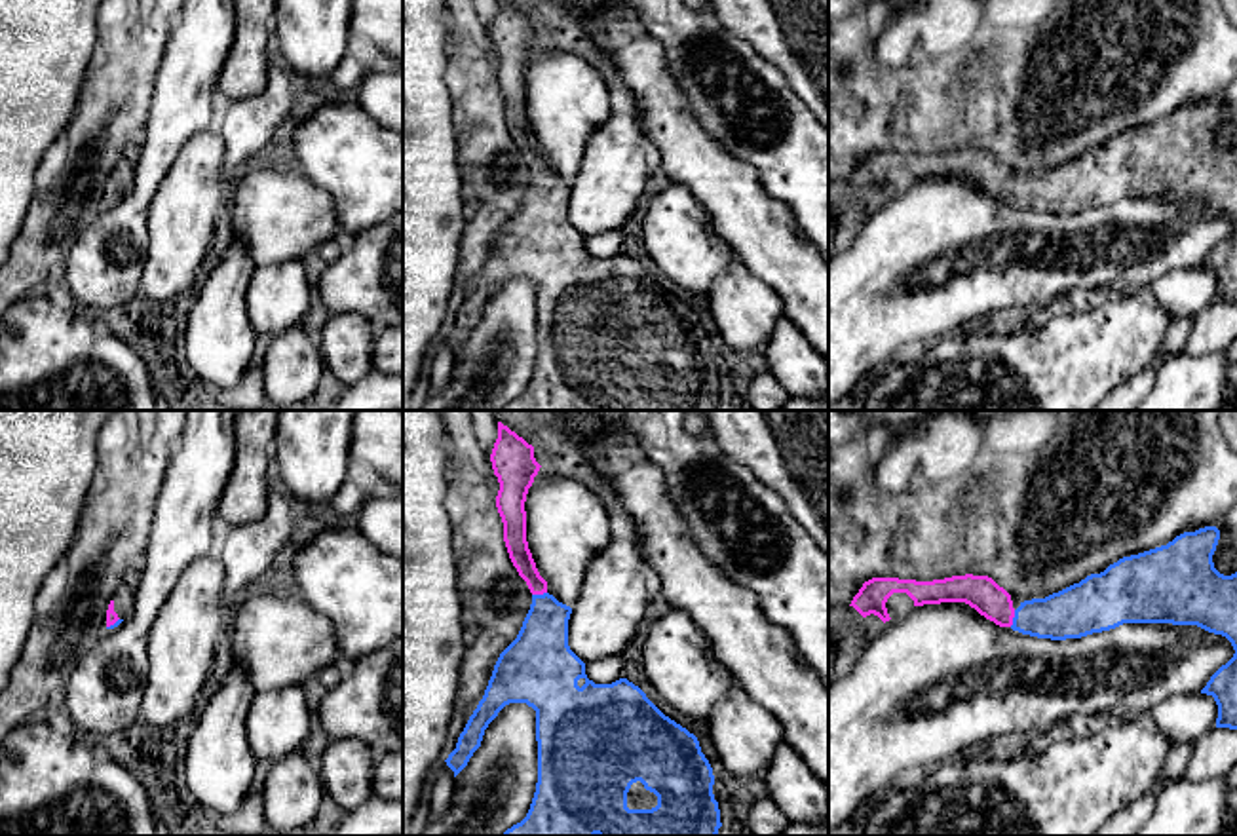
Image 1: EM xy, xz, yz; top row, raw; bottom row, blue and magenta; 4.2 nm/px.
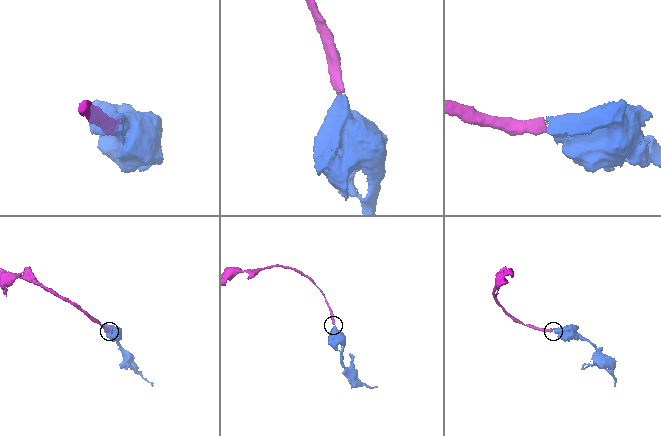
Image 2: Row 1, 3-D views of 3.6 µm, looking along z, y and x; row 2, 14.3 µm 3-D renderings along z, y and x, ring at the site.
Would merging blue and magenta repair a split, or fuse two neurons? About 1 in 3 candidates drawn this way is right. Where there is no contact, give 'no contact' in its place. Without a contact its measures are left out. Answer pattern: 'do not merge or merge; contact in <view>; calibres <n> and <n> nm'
merge; contact in yz; calibres 220 and 150 nm

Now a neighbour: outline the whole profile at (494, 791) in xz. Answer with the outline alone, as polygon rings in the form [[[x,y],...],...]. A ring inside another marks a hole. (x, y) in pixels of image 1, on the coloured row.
[[[509,703],[454,777],[450,808],[422,836],[502,836],[521,823],[538,783],[536,711]]]

